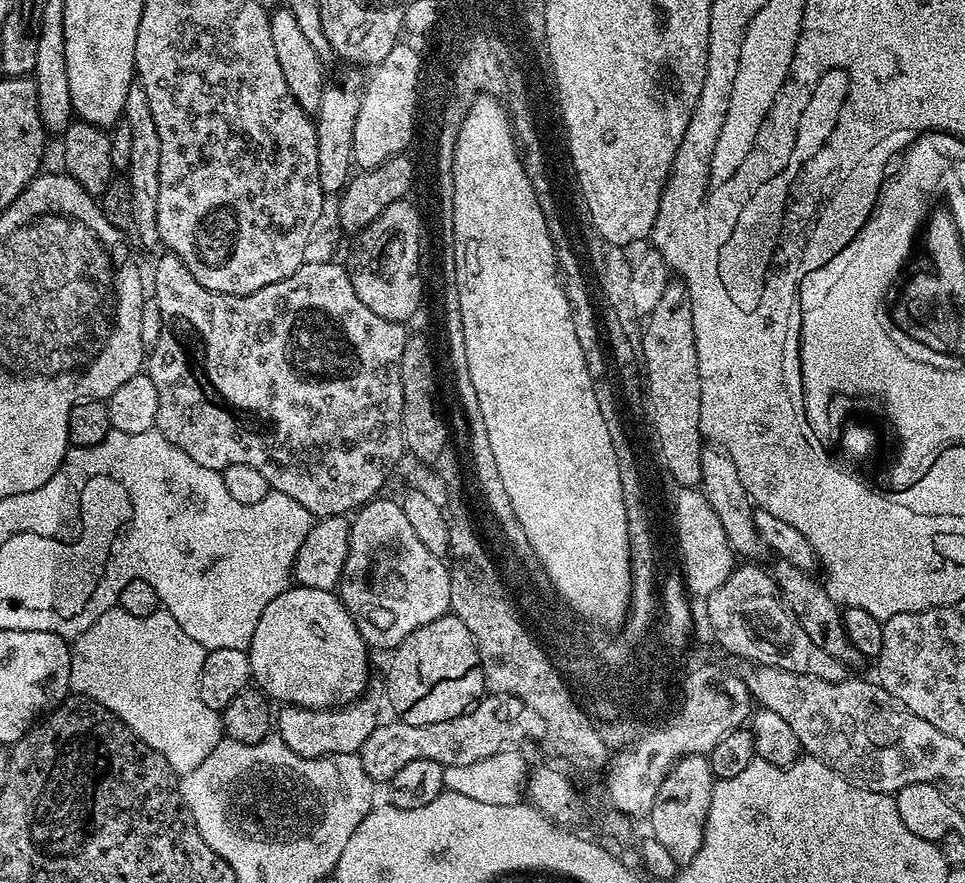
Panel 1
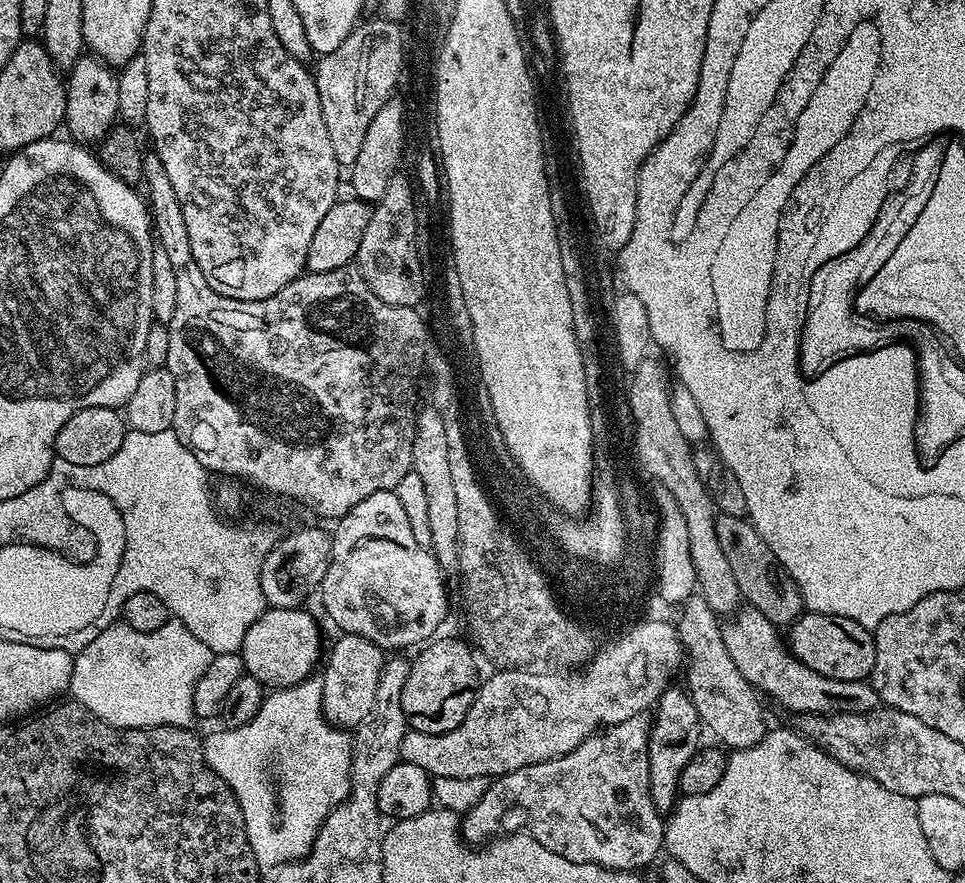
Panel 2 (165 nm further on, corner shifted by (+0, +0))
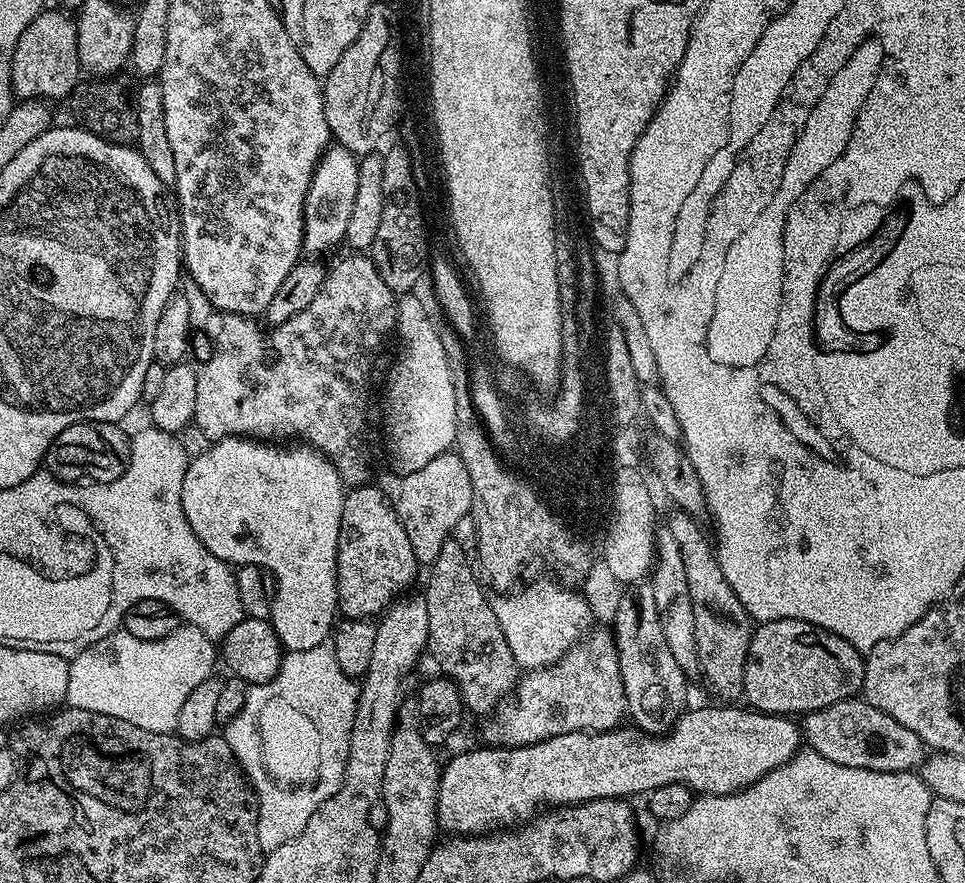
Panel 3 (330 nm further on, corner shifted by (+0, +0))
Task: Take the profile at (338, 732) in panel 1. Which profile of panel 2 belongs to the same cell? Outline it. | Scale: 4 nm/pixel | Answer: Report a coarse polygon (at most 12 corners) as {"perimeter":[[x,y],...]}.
{"perimeter":[[346,632],[322,664],[324,714],[354,730],[386,652]]}

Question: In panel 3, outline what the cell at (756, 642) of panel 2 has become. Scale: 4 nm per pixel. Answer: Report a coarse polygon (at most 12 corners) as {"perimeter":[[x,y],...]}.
{"perimeter":[[863,698],[807,713],[822,758],[911,772],[926,756],[914,730]]}

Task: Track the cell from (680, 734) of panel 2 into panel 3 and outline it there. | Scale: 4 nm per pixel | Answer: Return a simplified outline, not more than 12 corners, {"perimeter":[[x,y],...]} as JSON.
{"perimeter":[[651,583],[624,590],[610,625],[627,715],[663,734],[685,715],[686,673]]}

